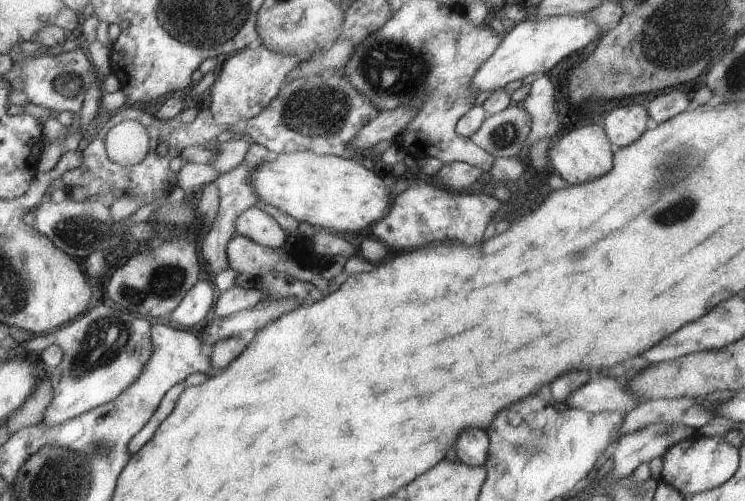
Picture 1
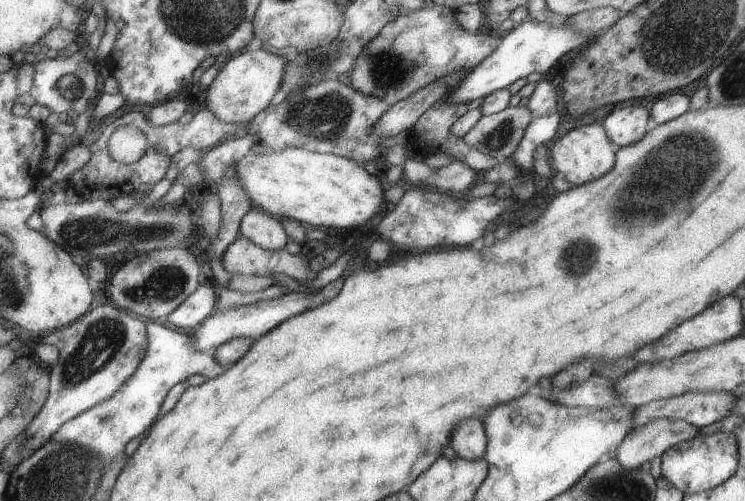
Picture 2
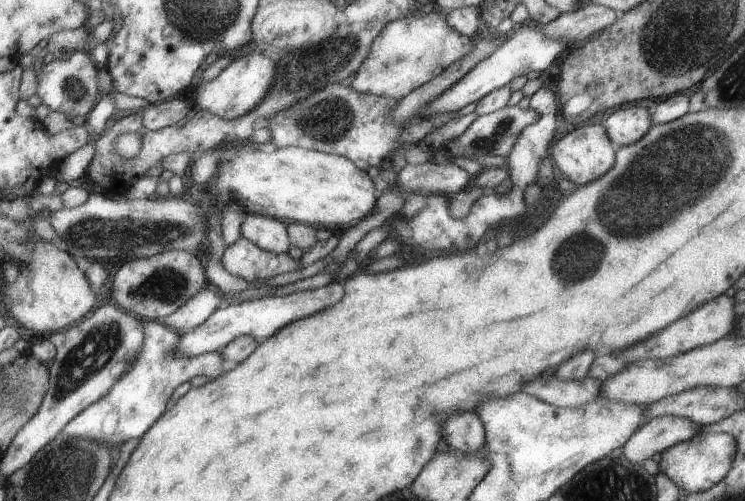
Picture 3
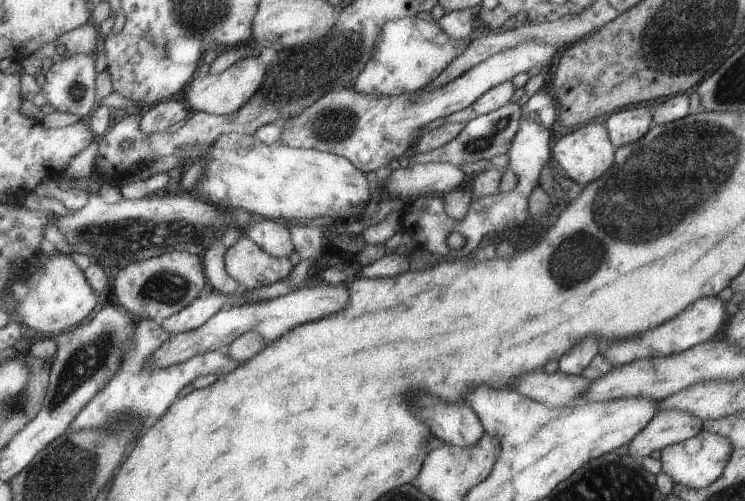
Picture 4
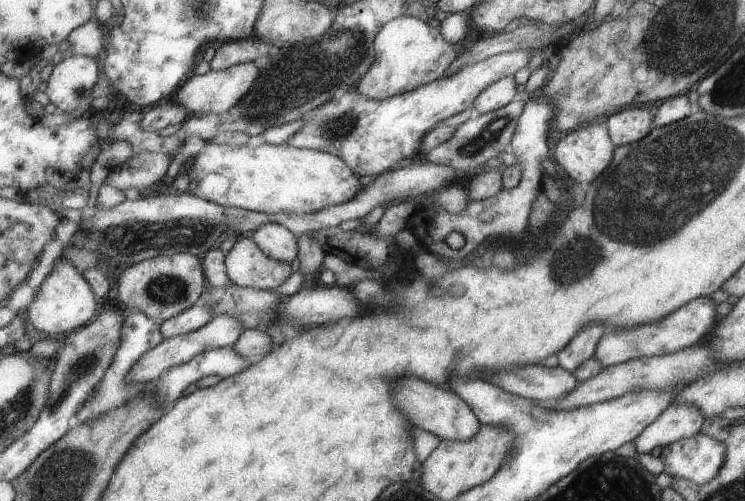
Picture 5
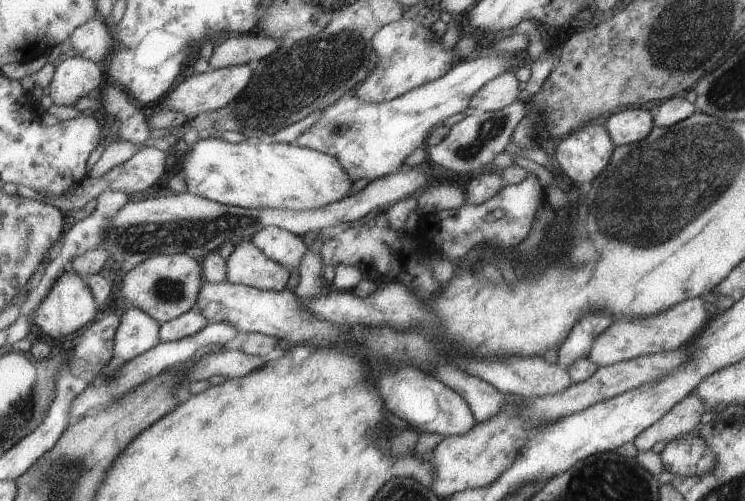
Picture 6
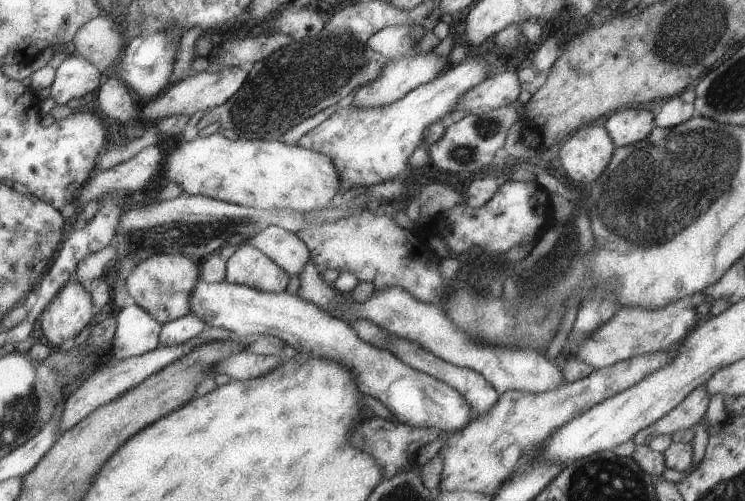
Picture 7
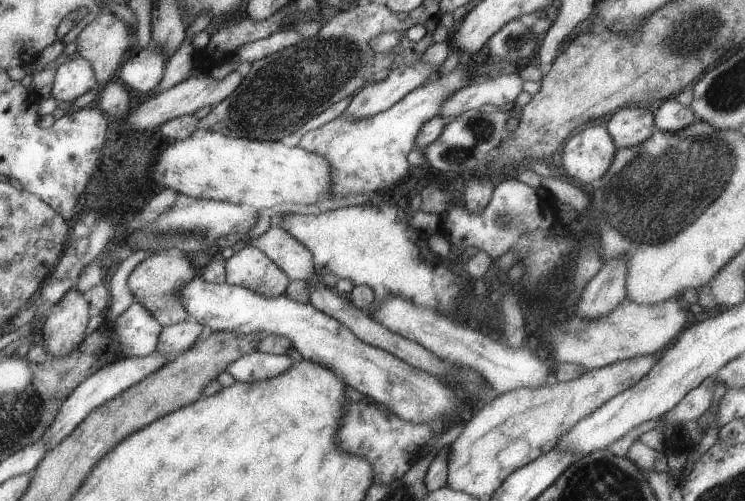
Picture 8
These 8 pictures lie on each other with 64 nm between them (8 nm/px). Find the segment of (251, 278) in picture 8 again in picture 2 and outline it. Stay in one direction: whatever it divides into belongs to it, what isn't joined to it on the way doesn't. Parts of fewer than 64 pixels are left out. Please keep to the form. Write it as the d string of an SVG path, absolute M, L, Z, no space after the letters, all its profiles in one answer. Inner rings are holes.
M237 237L226 246L220 258L224 270L233 276L269 276L284 274L296 281L313 278L308 260L303 255L291 255L285 249L272 251Z

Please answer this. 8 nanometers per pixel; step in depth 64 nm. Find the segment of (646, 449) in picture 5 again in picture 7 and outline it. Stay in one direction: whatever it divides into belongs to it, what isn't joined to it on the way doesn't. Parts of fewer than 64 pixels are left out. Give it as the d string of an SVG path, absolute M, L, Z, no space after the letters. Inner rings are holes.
M703 385L696 386L677 406L644 429L638 430L632 440L635 445L646 445L649 434L673 434L676 430L691 428L702 420L710 394Z

